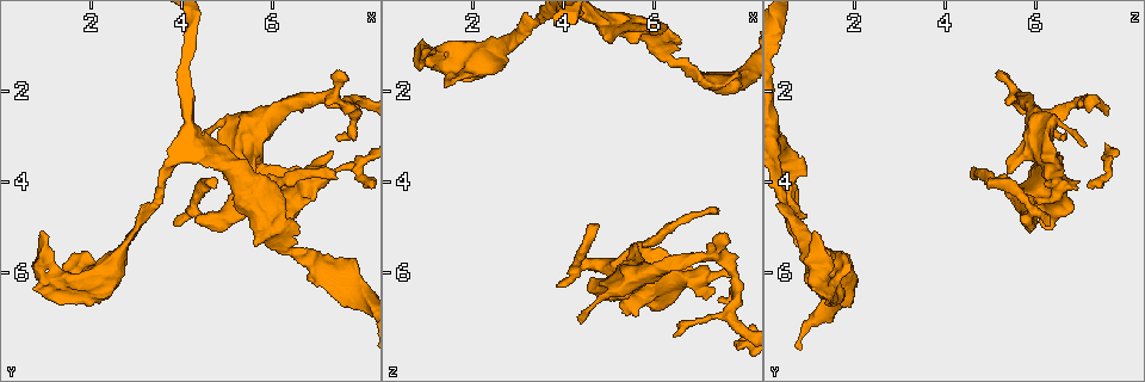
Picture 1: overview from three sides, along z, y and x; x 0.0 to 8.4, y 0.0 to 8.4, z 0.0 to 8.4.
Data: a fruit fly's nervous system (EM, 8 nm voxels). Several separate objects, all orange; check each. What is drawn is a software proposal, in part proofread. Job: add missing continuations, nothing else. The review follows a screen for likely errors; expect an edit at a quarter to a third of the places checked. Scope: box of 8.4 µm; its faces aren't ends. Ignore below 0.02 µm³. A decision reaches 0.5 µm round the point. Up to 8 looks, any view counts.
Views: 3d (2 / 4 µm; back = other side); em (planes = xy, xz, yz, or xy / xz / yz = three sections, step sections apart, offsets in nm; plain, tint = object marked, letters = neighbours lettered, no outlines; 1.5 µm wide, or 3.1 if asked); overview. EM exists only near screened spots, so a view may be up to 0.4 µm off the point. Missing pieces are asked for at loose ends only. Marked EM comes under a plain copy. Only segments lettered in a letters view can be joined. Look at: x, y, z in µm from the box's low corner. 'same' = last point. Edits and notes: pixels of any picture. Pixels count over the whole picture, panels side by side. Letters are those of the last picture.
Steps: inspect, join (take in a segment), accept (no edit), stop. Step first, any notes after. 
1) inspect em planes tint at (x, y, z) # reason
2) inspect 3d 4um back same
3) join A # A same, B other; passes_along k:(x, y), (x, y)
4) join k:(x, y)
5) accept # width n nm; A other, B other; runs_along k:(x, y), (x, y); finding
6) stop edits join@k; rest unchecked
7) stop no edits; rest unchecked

inspect 3d 4um back at (3.85, 4.95, 6.30) # an open end

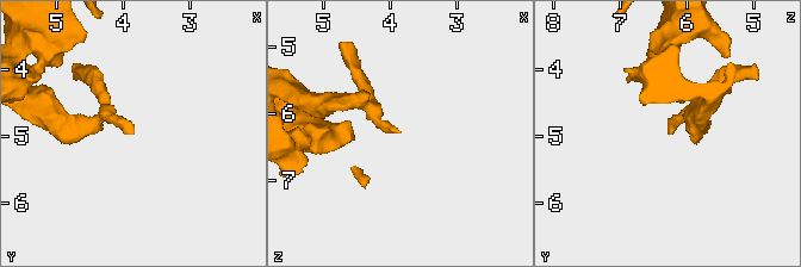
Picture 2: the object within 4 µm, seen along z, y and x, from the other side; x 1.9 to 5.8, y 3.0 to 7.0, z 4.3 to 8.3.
inspect em 3.1um planes letters at (3.90, 4.95, 6.30) # now the EM

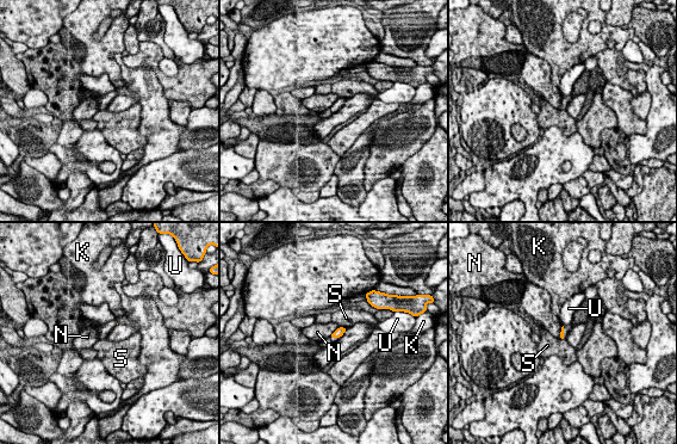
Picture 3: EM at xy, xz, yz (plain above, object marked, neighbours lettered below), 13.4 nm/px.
accept # longest_contact N 200 nm; K other, N other, S other, U other; no lettered segment goes on from it

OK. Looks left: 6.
inspect em yz step 8 letters at (0.95, 5.10, 1.15) # branch stops here

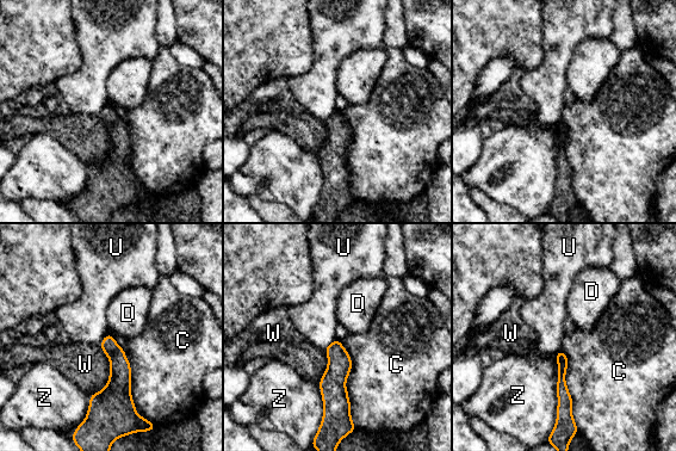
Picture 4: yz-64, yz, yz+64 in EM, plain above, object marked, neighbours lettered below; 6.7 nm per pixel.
accept # C other, D other, U other, W other, Z other; runs_along 4:(560, 354), (562, 393), (569, 408); no lettered segment goes on from it

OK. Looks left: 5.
inspect em planes letters at (7.45, 1.60, 5.15) # an open end

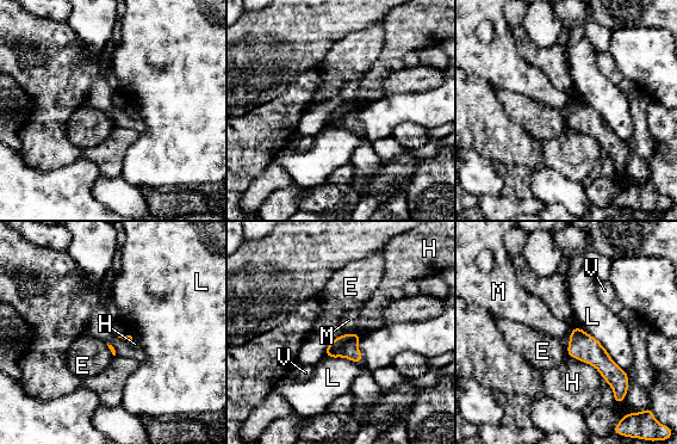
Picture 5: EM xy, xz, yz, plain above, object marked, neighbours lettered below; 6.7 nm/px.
accept # longest_contact L 280 nm; E other, H other, L other, M other, V other; border 5:(359, 332), (345, 334); no lettered segment goes on from it

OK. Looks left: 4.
stop no edits; rest unchecked

